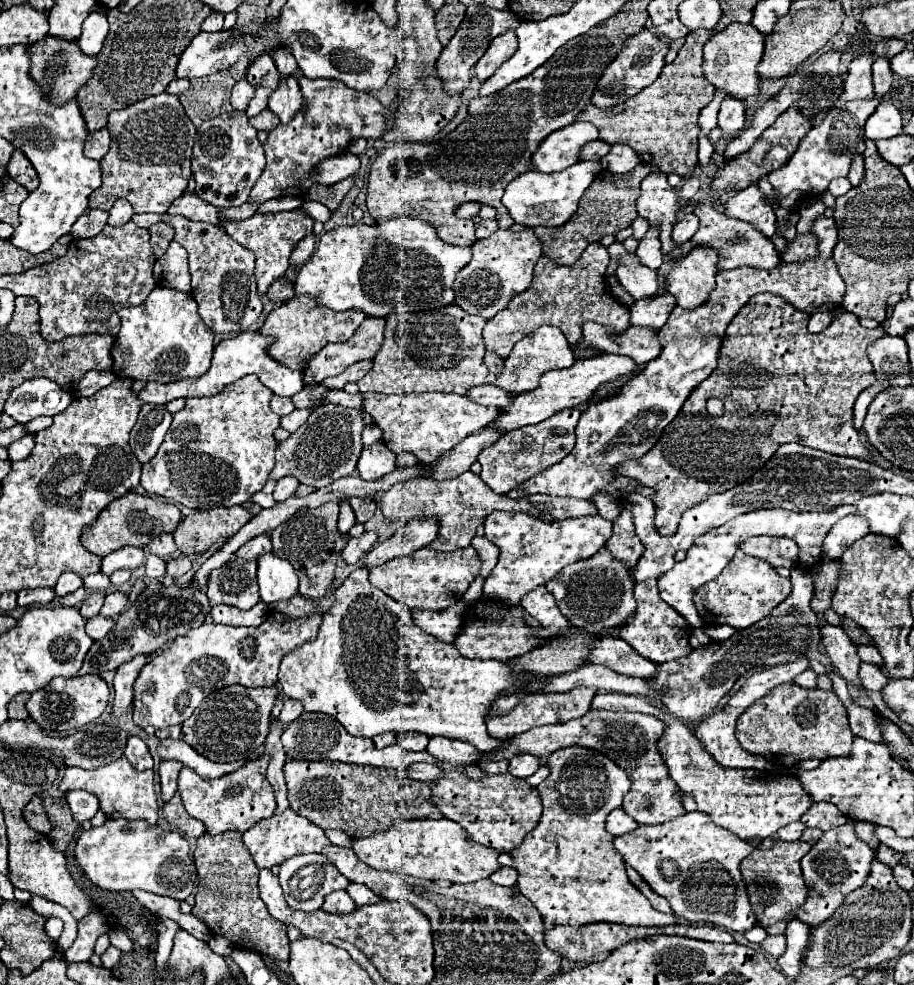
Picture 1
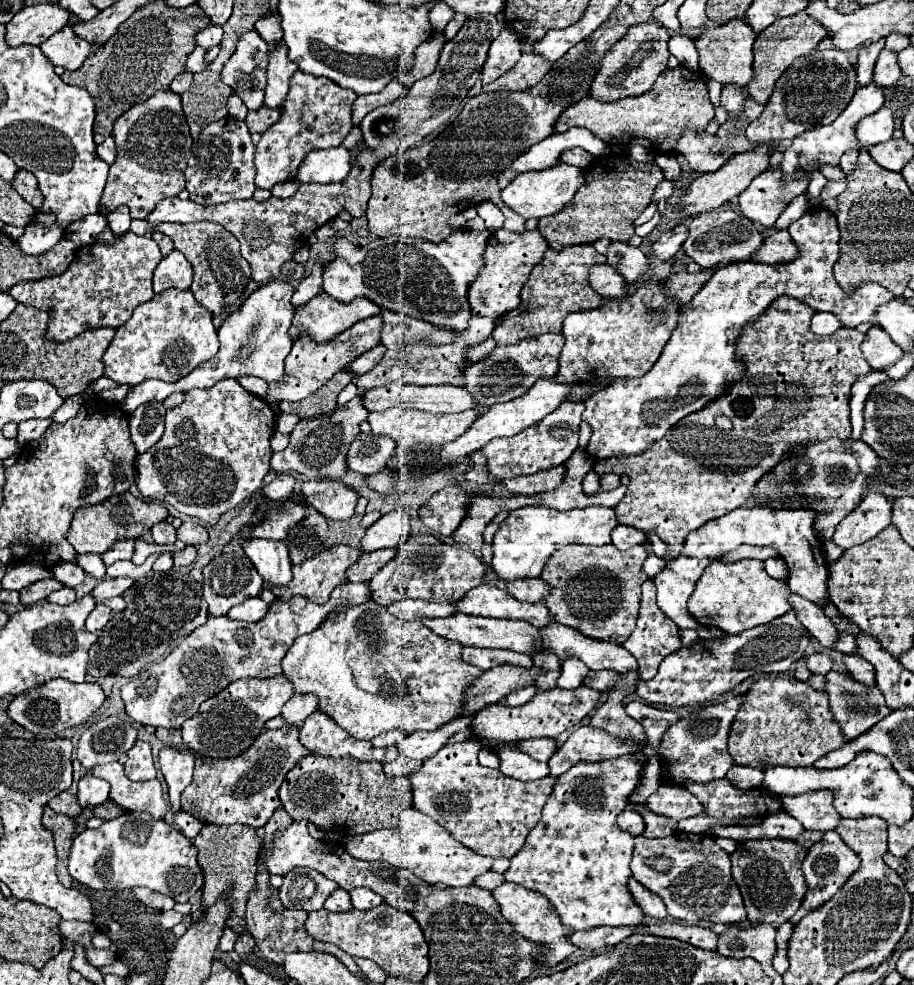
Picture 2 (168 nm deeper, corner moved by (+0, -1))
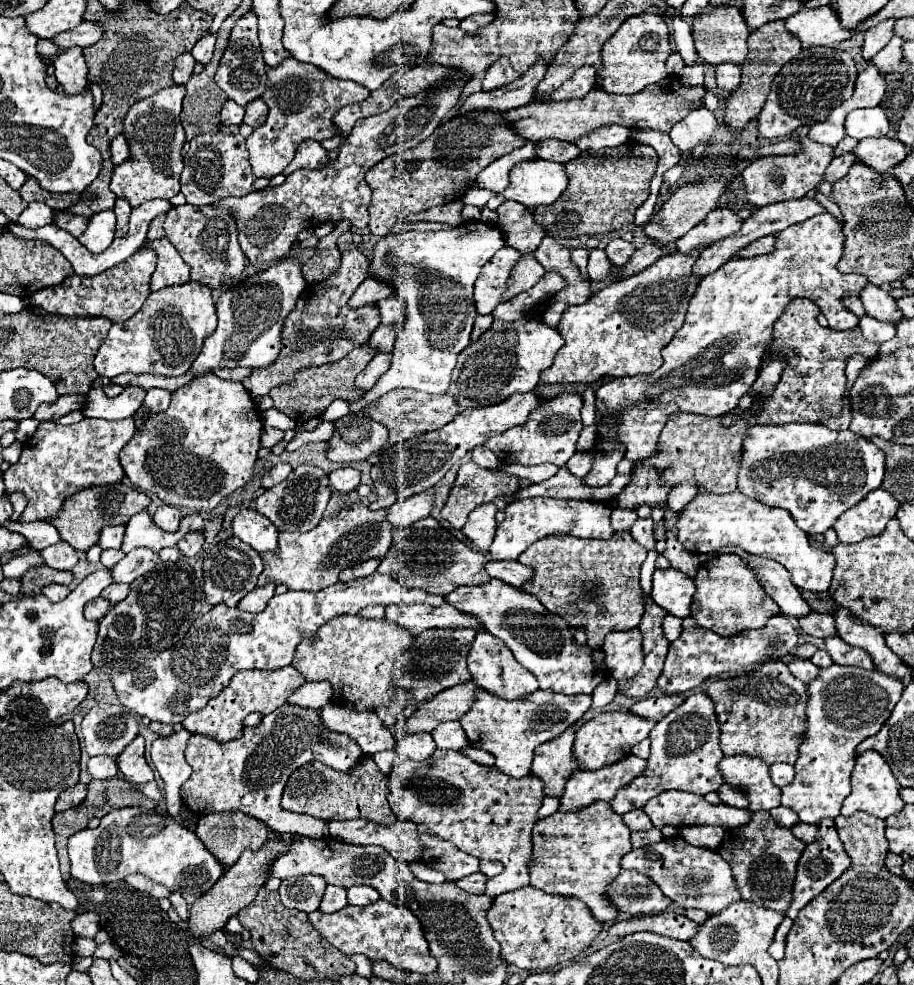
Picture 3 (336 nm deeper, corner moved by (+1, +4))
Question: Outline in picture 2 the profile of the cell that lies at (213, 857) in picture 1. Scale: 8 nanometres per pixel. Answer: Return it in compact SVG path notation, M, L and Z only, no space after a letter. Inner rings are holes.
M206 824L200 834L194 838L194 846L198 848L198 864L204 872L204 888L202 888L202 912L214 904L214 900L222 894L222 892L228 892L228 900L232 904L232 918L228 918L228 928L232 930L240 930L244 932L244 910L246 910L246 898L248 898L248 892L254 890L254 878L256 878L256 860L258 860L258 854L260 854L260 848L262 848L262 838L256 834L254 828L248 828L248 826L242 826L242 824L234 824L234 826L216 826L216 824Z

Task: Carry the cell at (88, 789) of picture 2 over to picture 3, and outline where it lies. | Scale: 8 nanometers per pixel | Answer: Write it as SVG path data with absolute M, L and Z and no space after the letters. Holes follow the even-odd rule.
M93 757L89 759L87 763L87 771L91 775L91 779L109 779L109 777L115 777L117 775L117 763L113 757Z

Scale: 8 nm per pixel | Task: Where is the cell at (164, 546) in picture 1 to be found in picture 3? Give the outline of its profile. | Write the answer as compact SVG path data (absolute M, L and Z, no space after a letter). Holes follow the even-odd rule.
M163 505L155 511L153 515L153 521L157 527L161 527L163 531L177 531L179 529L179 521L181 521L181 513L177 507L171 507L171 505Z

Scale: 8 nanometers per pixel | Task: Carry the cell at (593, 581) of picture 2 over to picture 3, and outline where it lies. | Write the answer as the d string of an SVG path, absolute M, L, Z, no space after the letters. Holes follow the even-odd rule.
M615 533L613 539L579 539L571 535L551 535L535 541L519 561L535 569L533 581L523 585L523 591L535 595L551 613L563 617L573 629L583 629L587 645L601 649L605 635L611 631L629 631L639 625L643 615L643 593L639 585L639 569L647 557L647 549L639 545L631 533Z

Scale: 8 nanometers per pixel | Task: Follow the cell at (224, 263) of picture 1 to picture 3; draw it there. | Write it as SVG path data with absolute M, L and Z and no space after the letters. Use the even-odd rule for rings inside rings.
M179 205L165 215L165 233L183 261L191 265L191 279L207 285L209 289L229 289L237 285L243 269L245 255L237 243L237 225L227 209Z

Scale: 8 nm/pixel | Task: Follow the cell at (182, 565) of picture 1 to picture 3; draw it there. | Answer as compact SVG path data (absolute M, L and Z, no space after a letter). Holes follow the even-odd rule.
M195 531L195 533L187 533L179 543L177 543L177 549L185 555L185 557L195 557L199 553L203 545L203 533L201 531Z

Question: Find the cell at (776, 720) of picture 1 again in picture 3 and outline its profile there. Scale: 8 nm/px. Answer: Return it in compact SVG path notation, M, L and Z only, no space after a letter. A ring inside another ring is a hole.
M781 661L767 663L741 677L711 681L705 693L715 701L721 725L721 751L725 757L749 755L761 757L767 765L797 761L799 745L805 739L807 685L795 679Z

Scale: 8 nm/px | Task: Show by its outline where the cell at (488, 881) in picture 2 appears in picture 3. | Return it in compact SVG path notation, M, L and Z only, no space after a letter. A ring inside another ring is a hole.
M473 873L469 877L463 877L463 879L455 881L455 883L457 883L457 887L465 889L467 893L481 895L481 893L485 893L485 881L487 881L487 877L483 873Z

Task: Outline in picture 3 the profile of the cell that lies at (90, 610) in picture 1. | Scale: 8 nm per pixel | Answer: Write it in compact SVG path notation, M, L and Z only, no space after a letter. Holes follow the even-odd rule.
M133 549L131 553L127 553L113 569L113 583L131 583L137 577L145 575L147 571L151 571L159 561L159 555L153 553L151 549Z

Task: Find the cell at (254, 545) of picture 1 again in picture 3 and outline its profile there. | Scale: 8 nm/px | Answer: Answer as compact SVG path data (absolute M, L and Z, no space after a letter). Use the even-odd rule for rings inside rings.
M301 465L293 469L285 481L259 495L255 499L255 507L257 513L265 515L277 527L277 531L309 531L321 521L329 497L331 491L327 487L327 473L313 465Z

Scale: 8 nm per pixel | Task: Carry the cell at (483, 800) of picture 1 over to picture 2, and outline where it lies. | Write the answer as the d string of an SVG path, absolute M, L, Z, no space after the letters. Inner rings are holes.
M474 740L446 744L434 758L428 758L418 772L408 778L412 782L412 808L432 816L462 846L482 856L512 858L524 846L528 832L540 822L542 808L556 784L554 776L520 782L492 772L478 764L480 746Z

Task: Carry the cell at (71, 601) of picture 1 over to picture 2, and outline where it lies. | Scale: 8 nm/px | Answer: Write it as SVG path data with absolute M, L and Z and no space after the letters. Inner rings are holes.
M62 588L62 590L58 590L58 592L52 592L46 600L54 602L54 604L70 604L70 602L76 600L76 594L74 594L72 588Z

